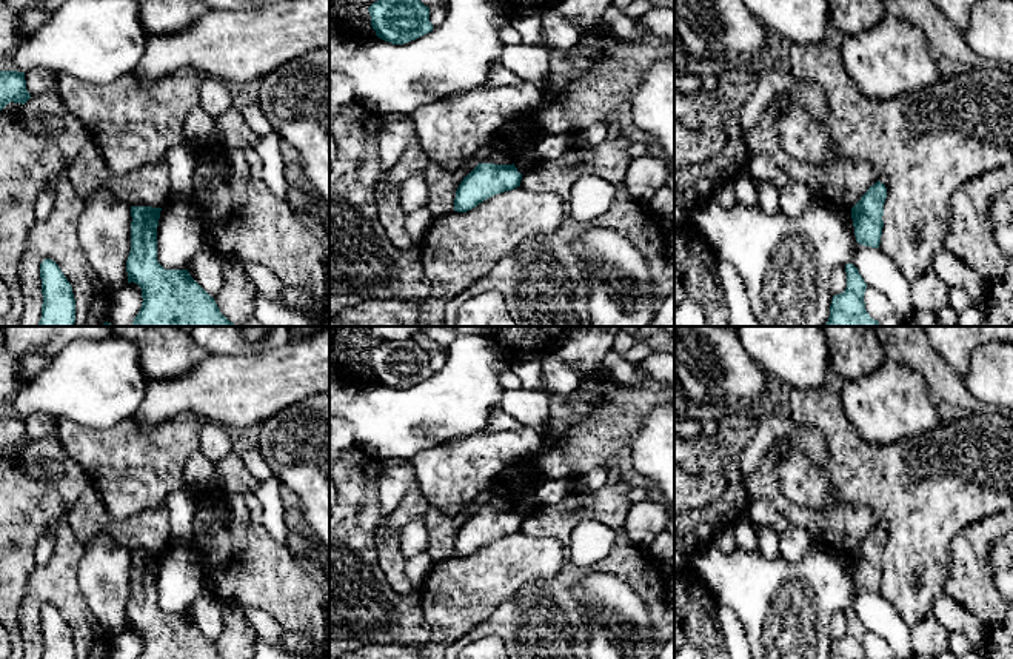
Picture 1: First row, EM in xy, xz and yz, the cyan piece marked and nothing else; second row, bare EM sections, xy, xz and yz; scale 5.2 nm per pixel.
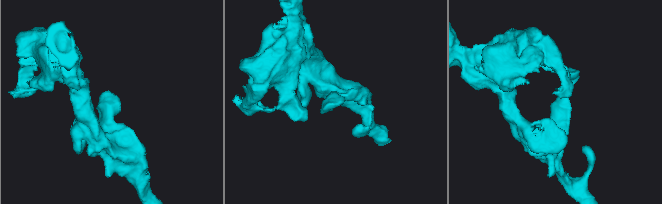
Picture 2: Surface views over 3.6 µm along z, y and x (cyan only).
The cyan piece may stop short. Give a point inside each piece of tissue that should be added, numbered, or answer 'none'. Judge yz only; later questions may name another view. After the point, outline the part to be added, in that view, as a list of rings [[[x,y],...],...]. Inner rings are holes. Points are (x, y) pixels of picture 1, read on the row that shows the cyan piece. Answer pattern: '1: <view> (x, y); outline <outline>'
none

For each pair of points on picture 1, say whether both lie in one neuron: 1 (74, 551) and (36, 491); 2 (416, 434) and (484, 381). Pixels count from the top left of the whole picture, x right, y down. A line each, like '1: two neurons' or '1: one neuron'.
1: two neurons
2: one neuron

